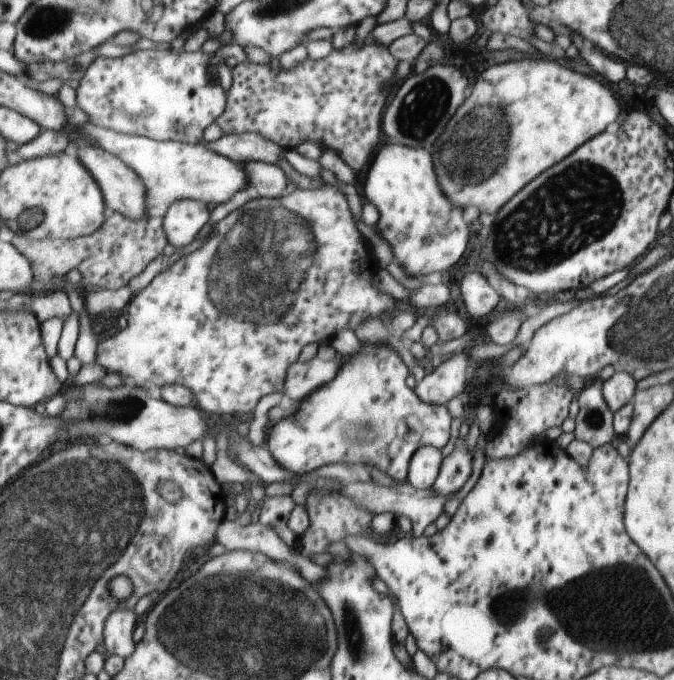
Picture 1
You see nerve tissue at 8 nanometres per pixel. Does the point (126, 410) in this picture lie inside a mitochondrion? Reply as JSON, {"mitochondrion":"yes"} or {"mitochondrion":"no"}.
{"mitochondrion":"yes"}

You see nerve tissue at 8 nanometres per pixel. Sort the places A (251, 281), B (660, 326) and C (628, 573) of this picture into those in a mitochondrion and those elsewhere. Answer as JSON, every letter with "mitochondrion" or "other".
{"A":"mitochondrion","B":"mitochondrion","C":"mitochondrion"}

